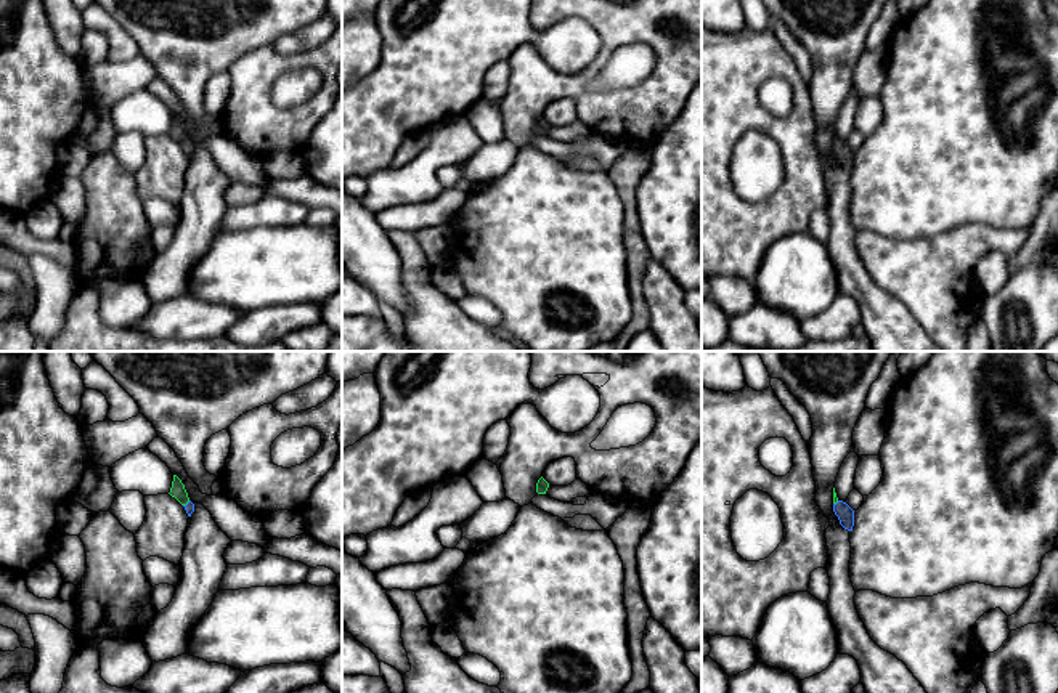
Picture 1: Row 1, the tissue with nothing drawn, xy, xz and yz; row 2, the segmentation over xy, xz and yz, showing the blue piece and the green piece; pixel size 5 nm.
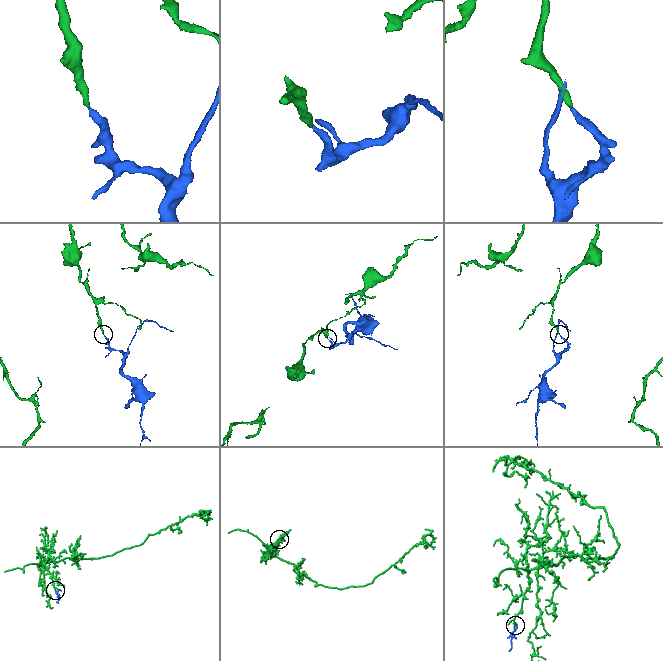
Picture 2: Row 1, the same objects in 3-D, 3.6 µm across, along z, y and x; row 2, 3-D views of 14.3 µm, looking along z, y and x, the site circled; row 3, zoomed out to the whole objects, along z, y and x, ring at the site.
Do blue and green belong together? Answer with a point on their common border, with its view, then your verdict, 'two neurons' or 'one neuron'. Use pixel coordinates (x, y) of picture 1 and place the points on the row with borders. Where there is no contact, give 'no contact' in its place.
contact xy (188, 502); one neuron

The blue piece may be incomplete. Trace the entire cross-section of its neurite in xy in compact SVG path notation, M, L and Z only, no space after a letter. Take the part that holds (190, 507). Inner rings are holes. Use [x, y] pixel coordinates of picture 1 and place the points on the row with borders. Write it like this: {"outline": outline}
{"outline": "M173 475L173 481L169 494L175 497L185 507L188 517L191 517L191 513L194 512L194 504L189 500L185 484L177 475Z"}

